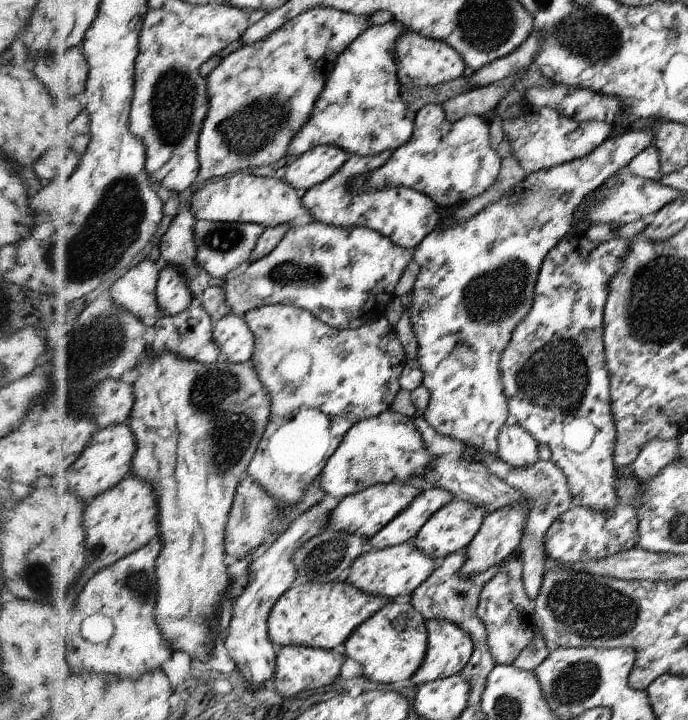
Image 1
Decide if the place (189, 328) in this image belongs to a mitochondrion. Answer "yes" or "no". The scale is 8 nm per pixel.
no

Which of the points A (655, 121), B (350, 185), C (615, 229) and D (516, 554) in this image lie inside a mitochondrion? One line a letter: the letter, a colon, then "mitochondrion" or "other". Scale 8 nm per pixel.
A: other
B: other
C: other
D: other

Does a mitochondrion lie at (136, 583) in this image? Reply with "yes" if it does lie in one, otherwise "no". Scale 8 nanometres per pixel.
yes

